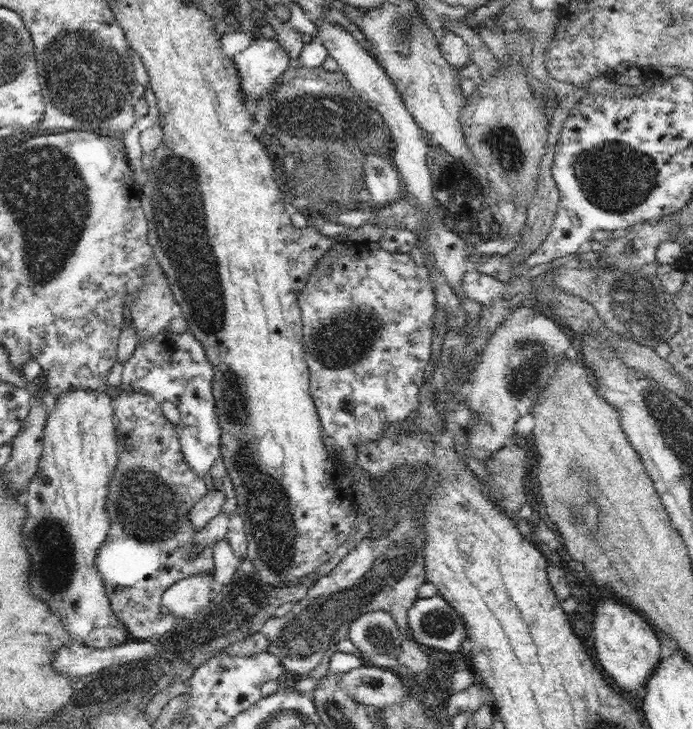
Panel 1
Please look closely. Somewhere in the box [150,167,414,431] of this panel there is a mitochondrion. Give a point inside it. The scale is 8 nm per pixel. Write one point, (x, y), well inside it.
(342, 340)

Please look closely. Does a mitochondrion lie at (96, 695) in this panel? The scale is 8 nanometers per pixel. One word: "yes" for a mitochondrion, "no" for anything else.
yes

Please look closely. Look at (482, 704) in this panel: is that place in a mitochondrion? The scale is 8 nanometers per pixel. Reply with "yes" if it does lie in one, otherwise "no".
no

